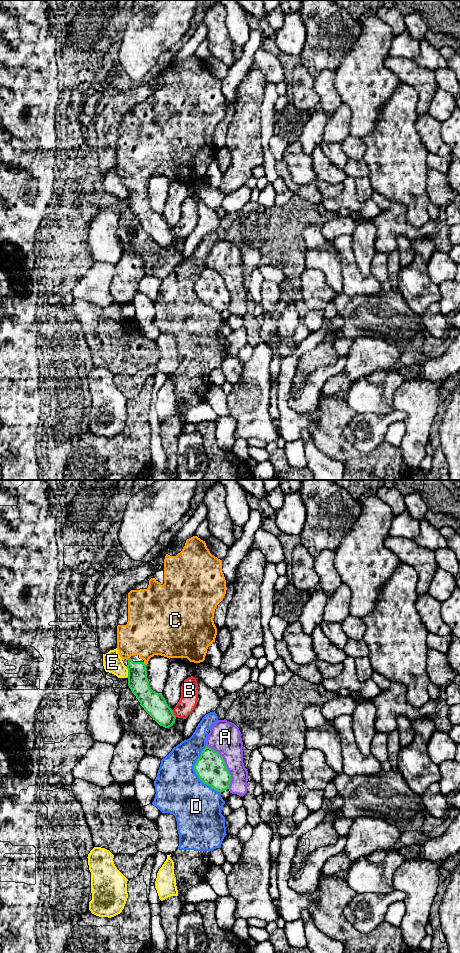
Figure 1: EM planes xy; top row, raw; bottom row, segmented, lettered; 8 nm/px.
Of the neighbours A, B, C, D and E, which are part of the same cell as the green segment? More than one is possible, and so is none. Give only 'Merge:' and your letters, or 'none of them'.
Merge: C

